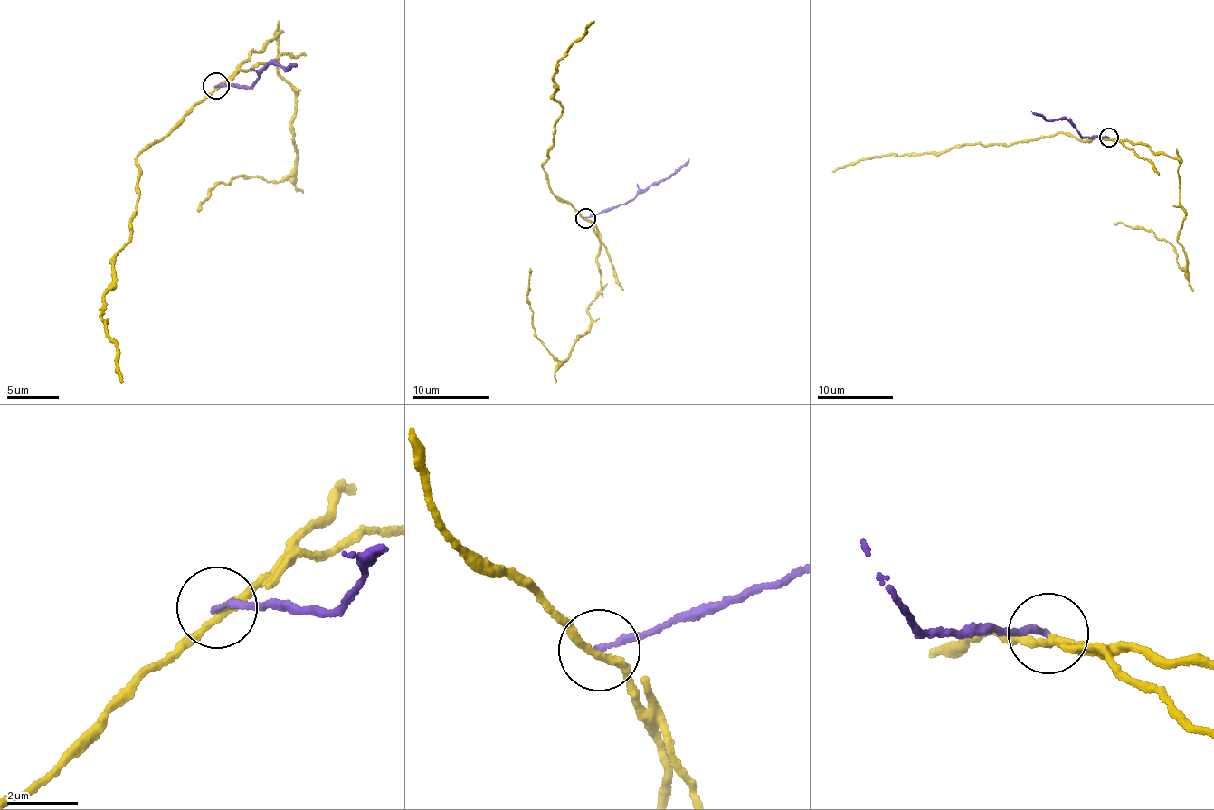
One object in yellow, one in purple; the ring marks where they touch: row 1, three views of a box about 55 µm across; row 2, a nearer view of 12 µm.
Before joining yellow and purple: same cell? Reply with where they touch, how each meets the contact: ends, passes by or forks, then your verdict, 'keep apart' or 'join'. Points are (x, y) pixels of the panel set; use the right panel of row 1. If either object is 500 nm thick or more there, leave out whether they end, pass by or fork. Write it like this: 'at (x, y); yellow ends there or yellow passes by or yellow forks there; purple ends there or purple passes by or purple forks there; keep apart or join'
at (1109, 138); yellow passes by; purple ends there; keep apart

